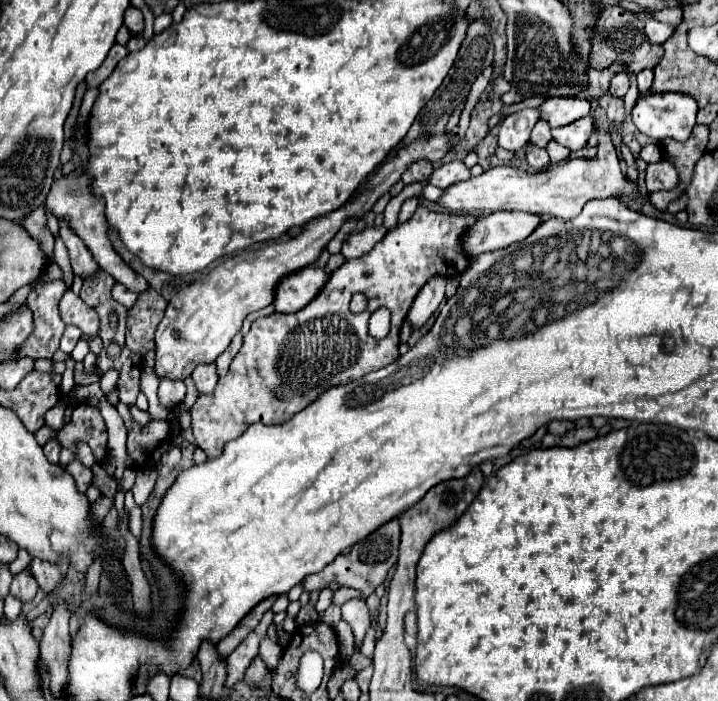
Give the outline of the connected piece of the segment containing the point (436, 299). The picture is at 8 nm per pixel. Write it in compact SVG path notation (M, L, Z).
M430 279L430 283L422 287L408 313L410 327L422 327L432 317L432 313L438 309L438 305L444 299L444 287L446 279Z

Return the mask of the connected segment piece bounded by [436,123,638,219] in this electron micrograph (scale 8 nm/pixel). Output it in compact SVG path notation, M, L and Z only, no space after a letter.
M596 123L594 133L598 135L598 155L594 159L568 159L564 163L552 165L546 171L534 171L534 173L526 173L514 167L494 167L478 177L470 177L458 185L448 187L436 203L452 213L526 211L526 213L572 219L582 211L582 207L590 199L606 199L610 195L636 195L638 185L622 177L616 149L608 131Z

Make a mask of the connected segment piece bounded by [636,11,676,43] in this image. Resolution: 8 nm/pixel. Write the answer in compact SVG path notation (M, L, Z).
M636 11L636 15L646 23L646 35L648 35L648 39L654 41L654 43L664 43L664 41L676 31L674 25L660 23L660 21L652 19L650 15L646 15L646 13L642 13L642 11Z

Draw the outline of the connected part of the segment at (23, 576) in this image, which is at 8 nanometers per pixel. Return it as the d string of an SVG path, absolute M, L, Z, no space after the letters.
M26 569L20 571L20 573L12 579L10 593L12 593L14 597L20 597L22 601L30 601L30 599L36 595L36 591L38 591L38 583L36 583L36 579L34 579Z

